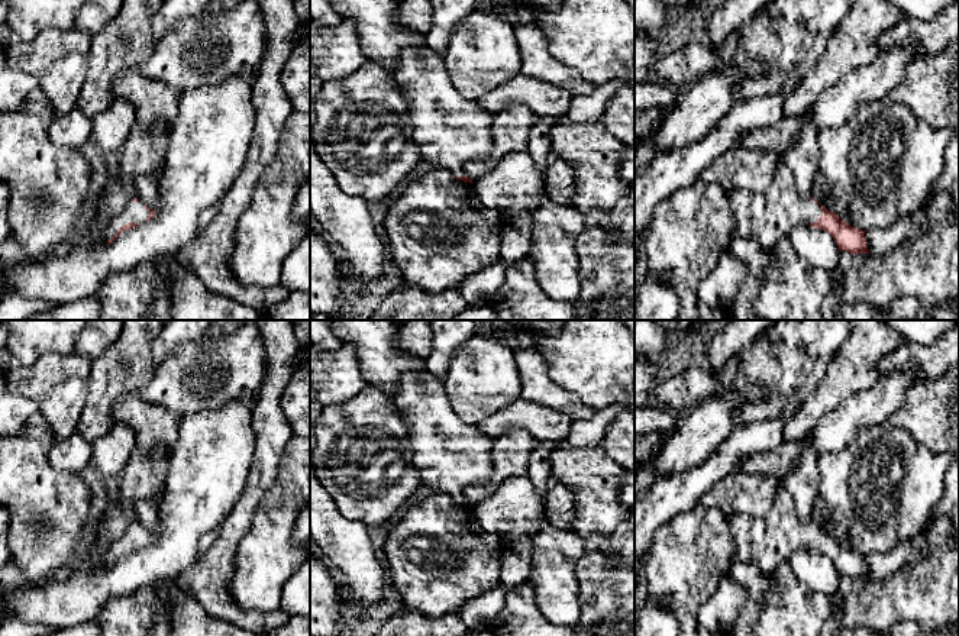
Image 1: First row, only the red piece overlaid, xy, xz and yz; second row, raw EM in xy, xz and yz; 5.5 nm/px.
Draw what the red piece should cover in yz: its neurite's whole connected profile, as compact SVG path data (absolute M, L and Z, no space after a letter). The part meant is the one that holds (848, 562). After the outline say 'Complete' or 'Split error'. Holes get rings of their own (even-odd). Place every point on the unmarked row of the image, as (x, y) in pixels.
M782 487L776 488L774 506L763 519L745 513L730 514L730 530L734 539L733 562L750 564L763 575L790 562L797 551L810 551L827 556L839 574L869 578L865 556L842 545L813 522L801 522L792 497Z. Split error

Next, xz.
M427 371L403 375L394 404L409 426L409 438L414 452L413 464L420 472L422 485L448 494L455 503L472 509L472 504L464 498L464 490L490 478L493 439L484 435L478 426L465 423L455 413L443 380Z. Split error

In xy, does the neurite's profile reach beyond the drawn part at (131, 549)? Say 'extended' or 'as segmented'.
extended

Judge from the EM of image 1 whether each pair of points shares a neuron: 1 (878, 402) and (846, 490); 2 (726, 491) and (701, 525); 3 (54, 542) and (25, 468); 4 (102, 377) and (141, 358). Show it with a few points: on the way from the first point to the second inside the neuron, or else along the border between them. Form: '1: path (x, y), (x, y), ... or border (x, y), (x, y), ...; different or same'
1: border (882, 422), (864, 426), (843, 446); different
2: border (698, 503), (706, 507), (717, 507), (729, 515); different
3: path (57, 523), (45, 504), (28, 487); same
4: path (112, 377), (131, 360); same

